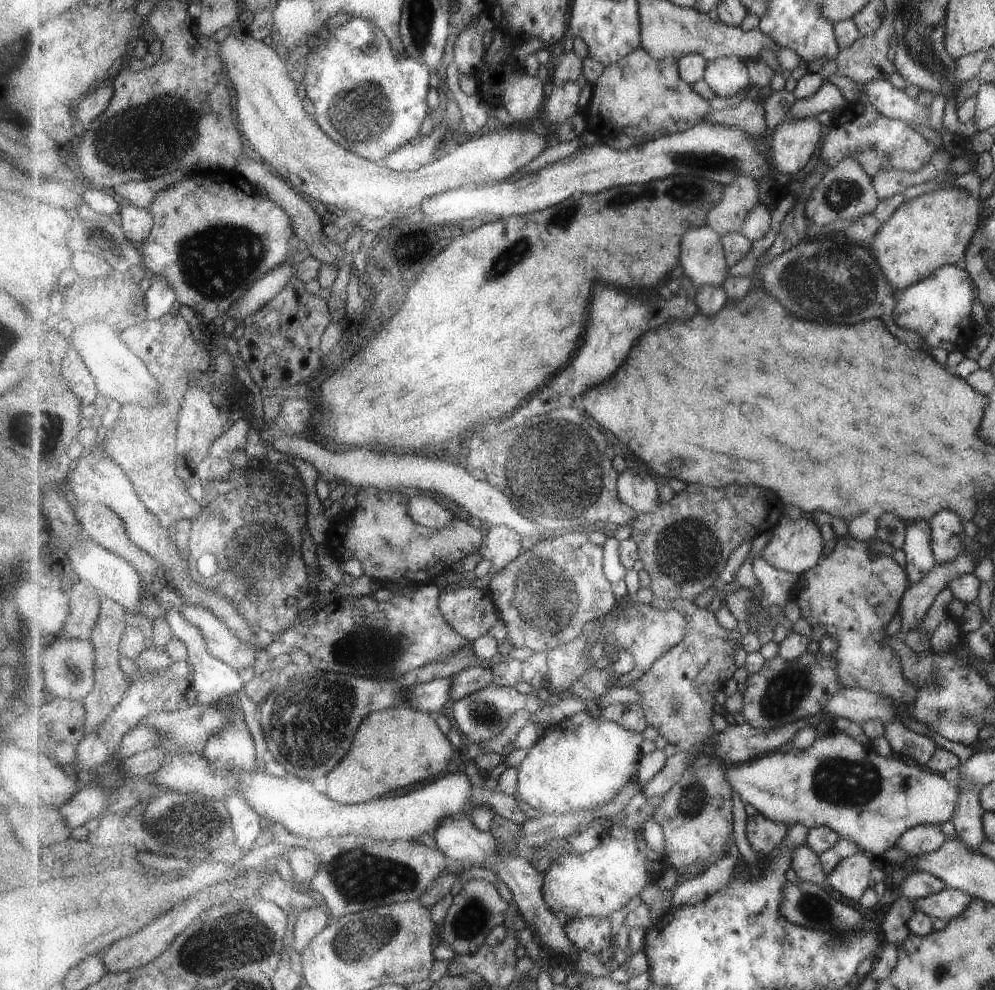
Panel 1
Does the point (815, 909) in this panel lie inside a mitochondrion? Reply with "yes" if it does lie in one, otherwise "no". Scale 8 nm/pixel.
yes

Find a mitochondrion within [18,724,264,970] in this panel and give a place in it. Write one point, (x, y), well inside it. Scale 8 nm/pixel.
(164, 830)

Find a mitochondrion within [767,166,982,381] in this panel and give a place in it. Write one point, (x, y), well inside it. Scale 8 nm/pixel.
(830, 281)

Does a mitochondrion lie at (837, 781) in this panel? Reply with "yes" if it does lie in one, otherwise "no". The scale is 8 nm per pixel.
yes

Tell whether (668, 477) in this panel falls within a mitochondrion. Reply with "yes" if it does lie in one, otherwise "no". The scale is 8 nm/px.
no

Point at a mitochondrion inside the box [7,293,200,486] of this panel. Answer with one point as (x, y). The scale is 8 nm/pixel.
(45, 430)

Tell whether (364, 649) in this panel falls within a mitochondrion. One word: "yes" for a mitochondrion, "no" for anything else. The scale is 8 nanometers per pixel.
yes

